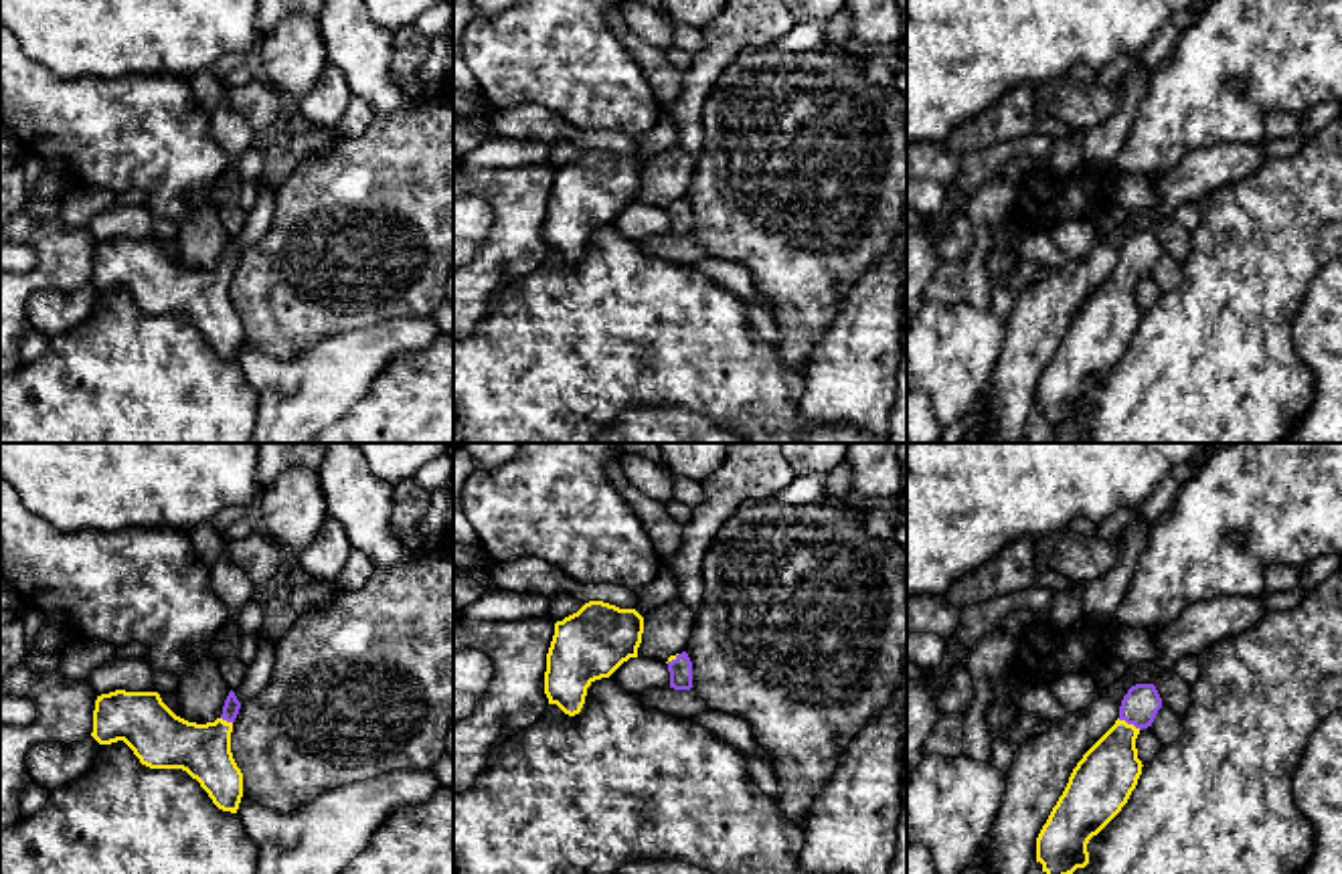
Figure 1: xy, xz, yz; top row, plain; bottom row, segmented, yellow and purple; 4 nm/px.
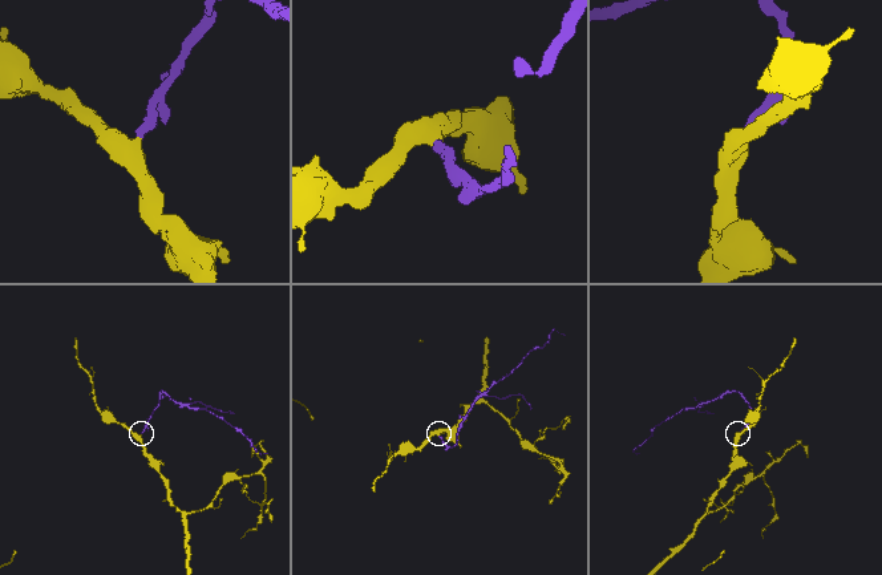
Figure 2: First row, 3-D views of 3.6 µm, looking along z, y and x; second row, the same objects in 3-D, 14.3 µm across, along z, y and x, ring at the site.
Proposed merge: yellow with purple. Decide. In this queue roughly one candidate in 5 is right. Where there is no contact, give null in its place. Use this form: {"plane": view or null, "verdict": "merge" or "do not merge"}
{"plane": "yz", "verdict": "merge"}

